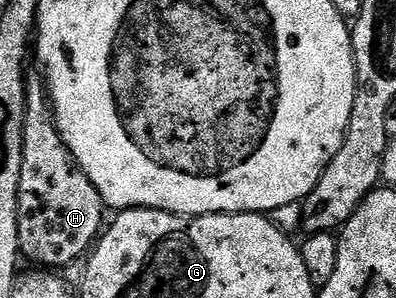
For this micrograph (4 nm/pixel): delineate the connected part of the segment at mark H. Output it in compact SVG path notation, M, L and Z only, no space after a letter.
M30 79L25 93L27 114L23 134L23 174L19 178L19 246L22 257L33 263L30 265L61 270L59 268L75 263L94 247L106 223L107 209L99 190L77 164L57 129L44 79Z

